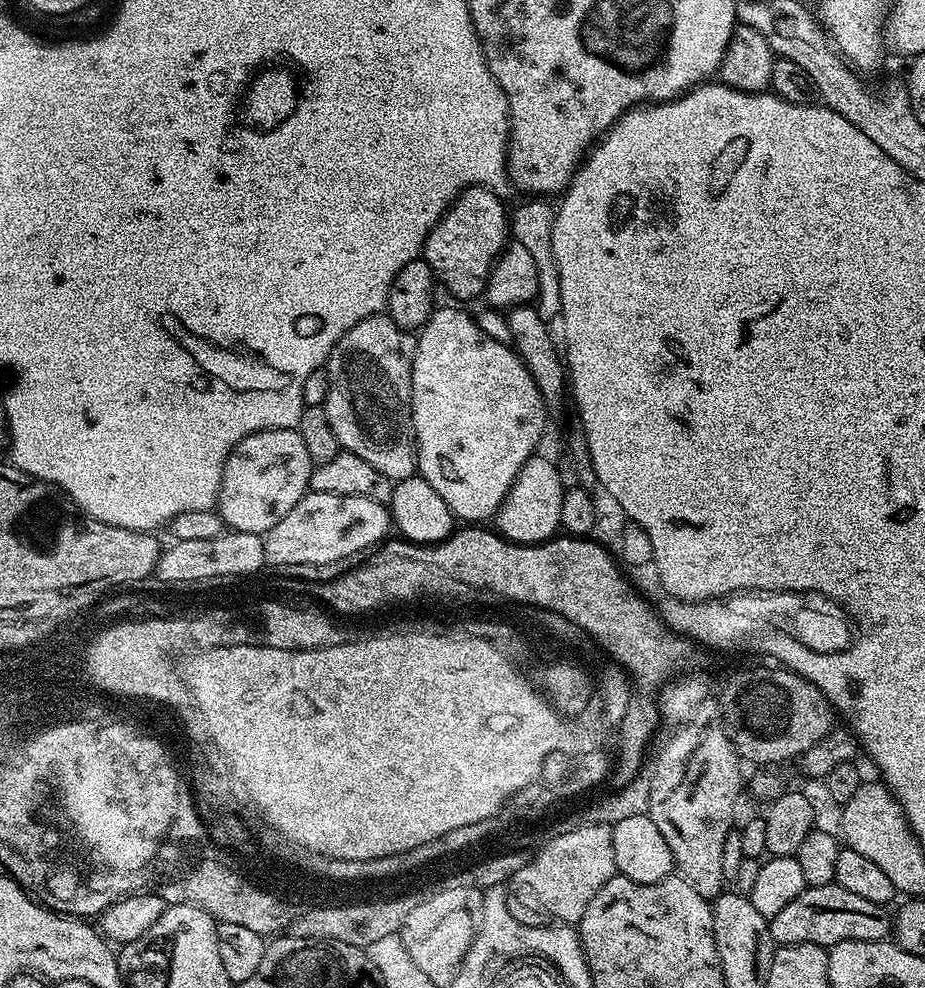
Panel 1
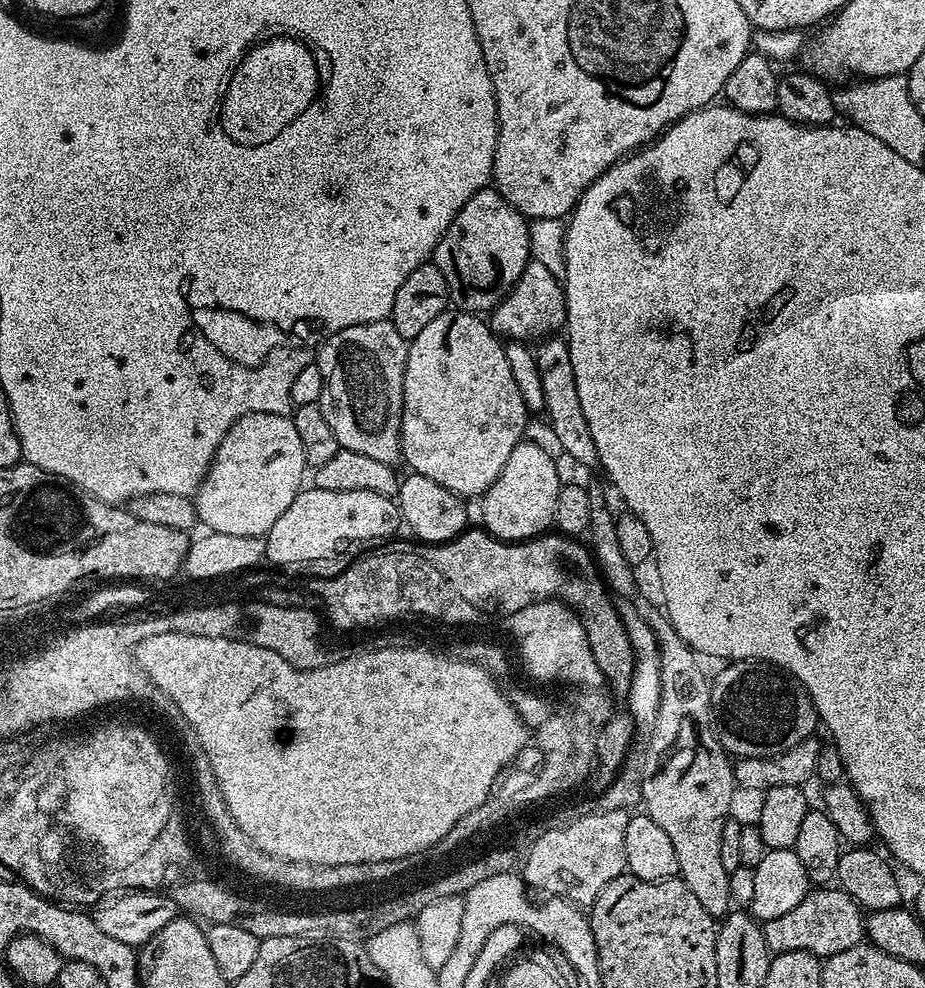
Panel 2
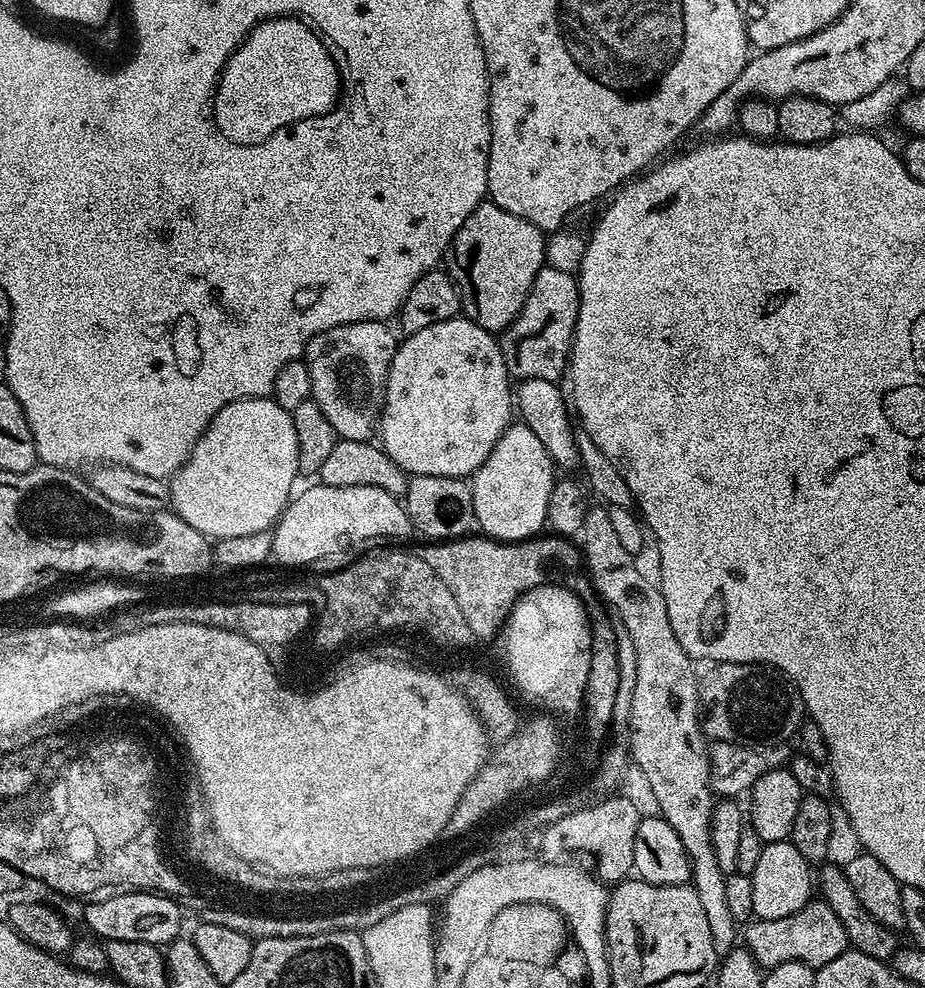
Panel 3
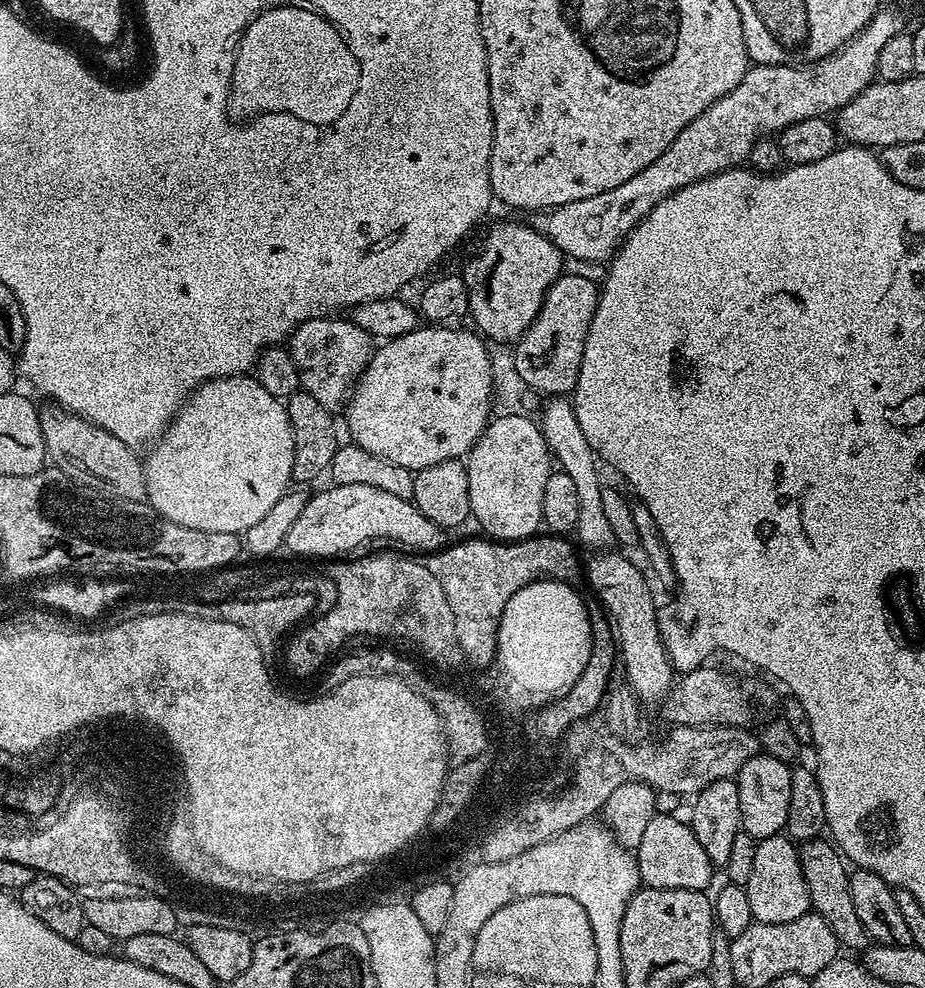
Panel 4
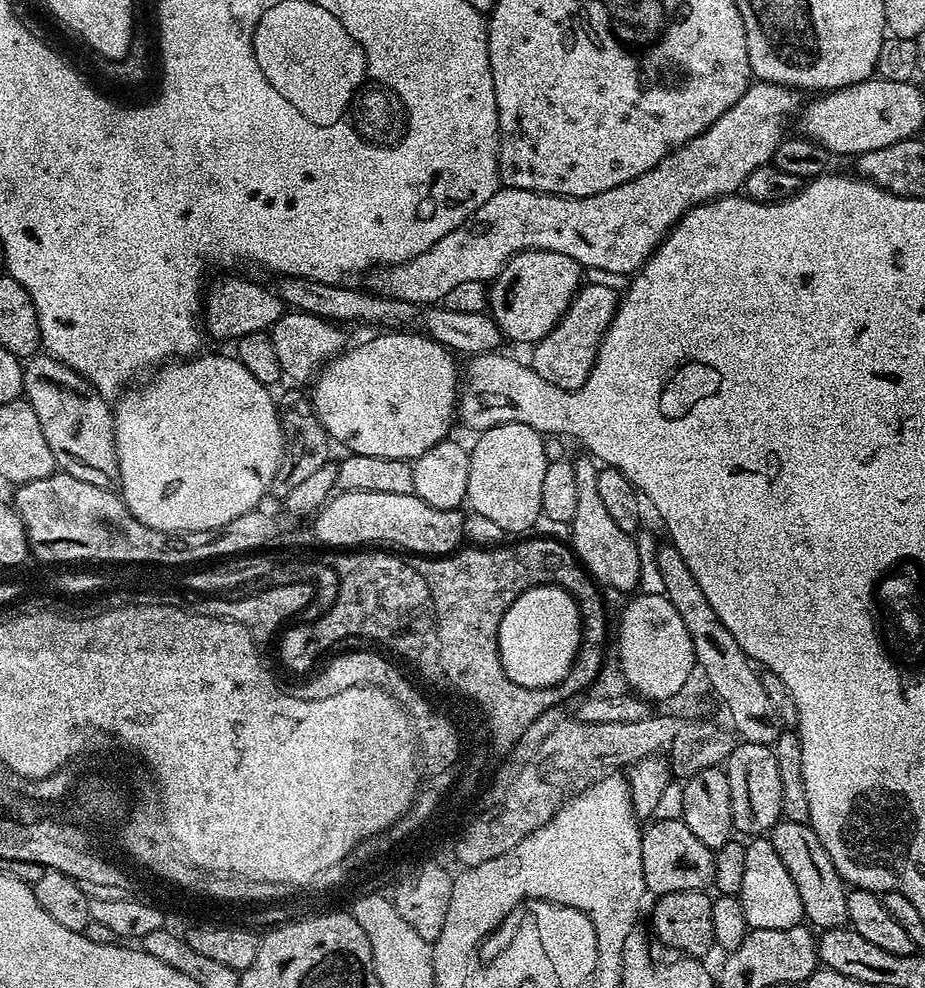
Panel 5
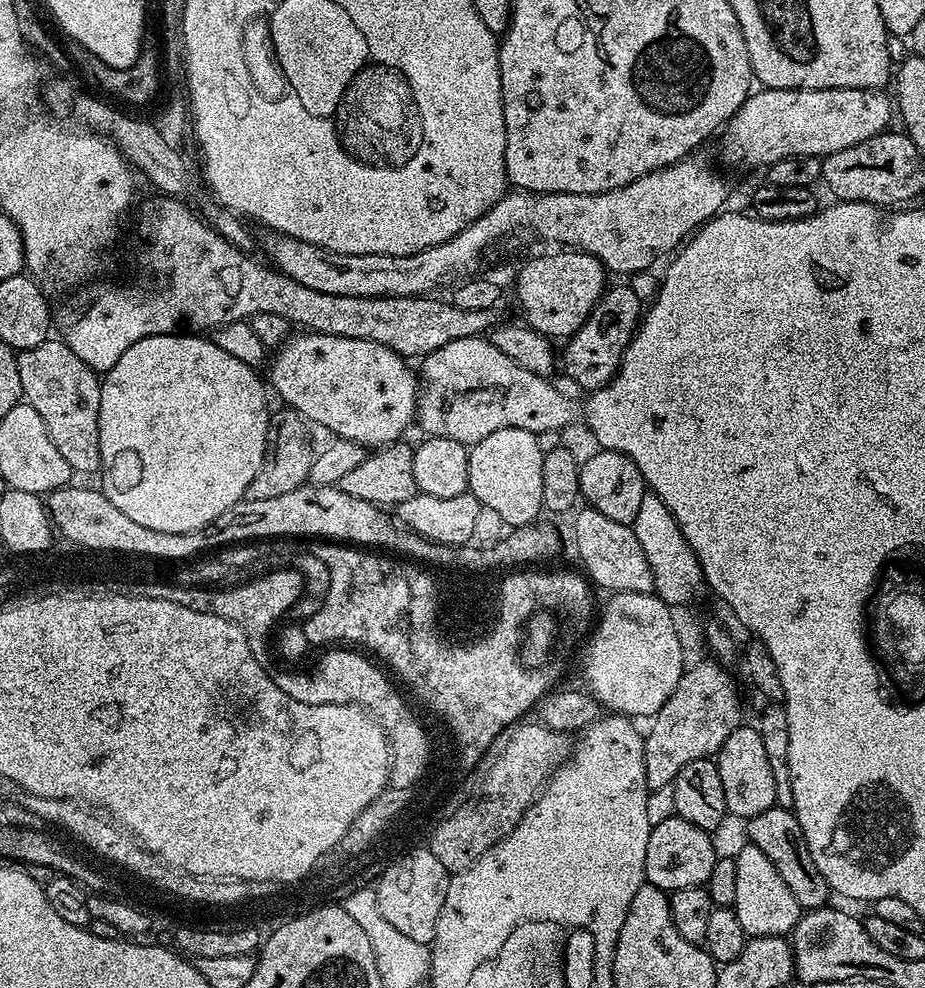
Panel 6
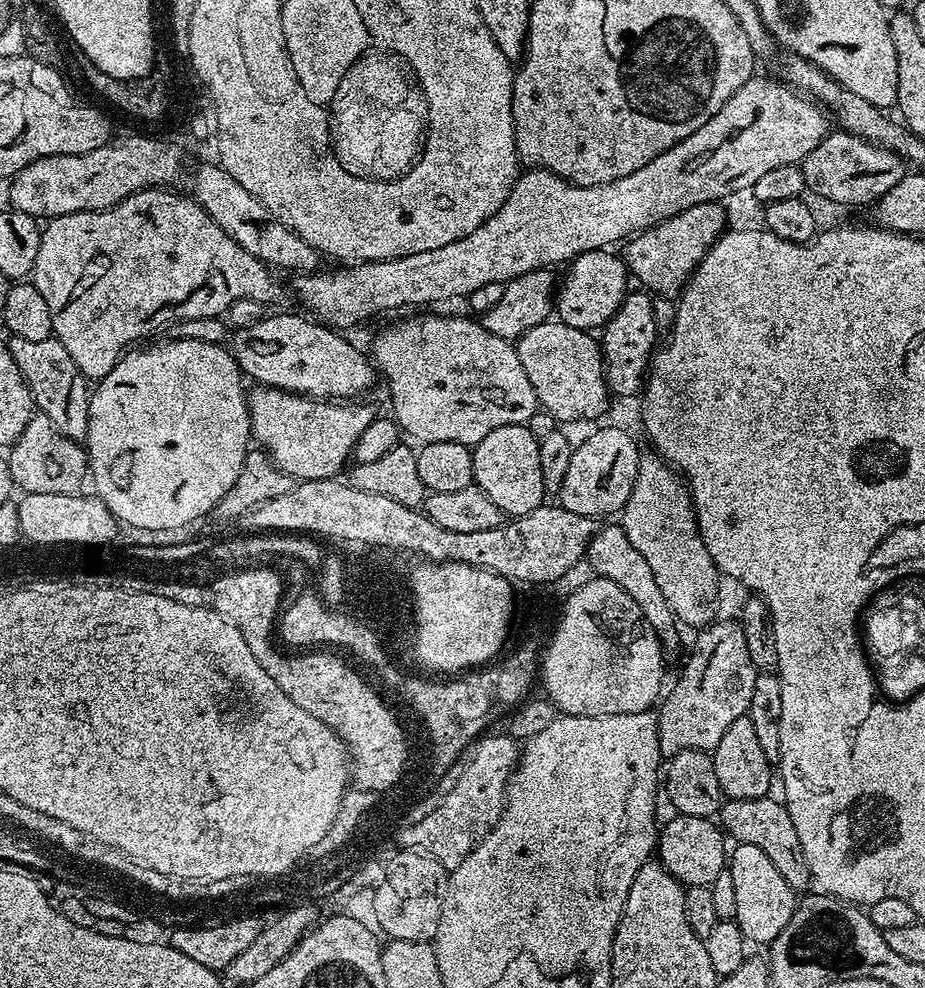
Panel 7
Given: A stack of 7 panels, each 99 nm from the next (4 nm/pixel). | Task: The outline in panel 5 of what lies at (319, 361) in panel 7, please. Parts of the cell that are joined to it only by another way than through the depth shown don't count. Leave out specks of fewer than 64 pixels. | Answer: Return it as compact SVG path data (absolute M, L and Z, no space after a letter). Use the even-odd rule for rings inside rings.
M388 330L383 334L376 334L373 340L364 340L357 348L349 347L340 353L339 356L329 360L323 368L320 369L315 377L314 383L311 385L312 393L310 399L312 408L316 412L316 416L322 422L322 426L327 430L329 437L333 441L336 440L351 455L370 454L370 458L398 458L399 460L414 461L422 454L426 454L426 450L430 450L438 442L442 442L449 435L448 432L452 428L452 420L458 416L458 393L462 383L462 372L458 367L456 369L457 357L453 355L449 349L440 344L436 340L431 340L429 336L425 336L415 330Z

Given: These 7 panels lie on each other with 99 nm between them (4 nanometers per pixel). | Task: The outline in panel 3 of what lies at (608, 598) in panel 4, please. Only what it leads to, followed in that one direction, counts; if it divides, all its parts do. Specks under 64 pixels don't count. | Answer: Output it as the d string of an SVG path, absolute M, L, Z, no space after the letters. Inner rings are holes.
M603 503L591 505L586 514L586 522L582 522L582 530L578 537L582 545L582 564L586 575L601 601L612 600L616 608L620 608L620 616L624 616L624 624L628 624L628 632L632 632L632 640L636 640L636 656L640 656L640 676L636 676L636 700L632 700L632 744L636 744L636 760L640 760L639 771L644 775L652 796L656 799L659 815L663 816L678 838L694 838L700 840L702 832L710 838L712 825L712 809L714 793L712 791L712 766L708 762L709 741L706 739L700 715L700 680L694 667L692 657L682 650L682 642L674 638L674 626L670 626L670 614L666 610L664 595L659 587L644 577L642 569L636 565L637 557L630 550L625 550L618 539L614 525L610 523L608 508Z

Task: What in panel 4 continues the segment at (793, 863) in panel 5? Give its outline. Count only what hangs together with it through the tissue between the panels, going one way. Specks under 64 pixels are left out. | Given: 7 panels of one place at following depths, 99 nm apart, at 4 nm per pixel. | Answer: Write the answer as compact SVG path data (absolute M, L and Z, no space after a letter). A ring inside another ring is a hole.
M817 838L799 845L800 865L806 878L806 886L812 903L811 911L818 913L826 922L830 922L830 930L834 930L837 945L863 950L869 947L870 941L862 921L854 911L854 902L850 899L849 865L840 855L835 844L824 838Z

